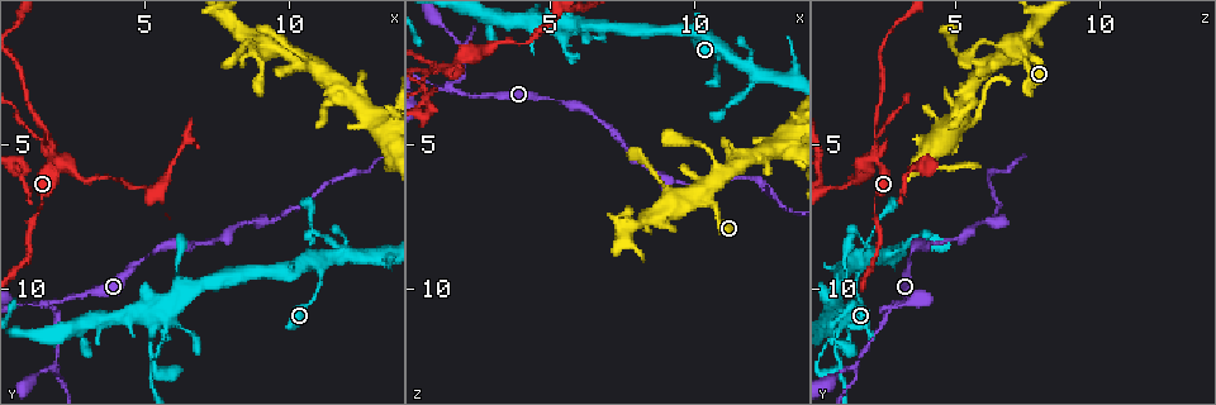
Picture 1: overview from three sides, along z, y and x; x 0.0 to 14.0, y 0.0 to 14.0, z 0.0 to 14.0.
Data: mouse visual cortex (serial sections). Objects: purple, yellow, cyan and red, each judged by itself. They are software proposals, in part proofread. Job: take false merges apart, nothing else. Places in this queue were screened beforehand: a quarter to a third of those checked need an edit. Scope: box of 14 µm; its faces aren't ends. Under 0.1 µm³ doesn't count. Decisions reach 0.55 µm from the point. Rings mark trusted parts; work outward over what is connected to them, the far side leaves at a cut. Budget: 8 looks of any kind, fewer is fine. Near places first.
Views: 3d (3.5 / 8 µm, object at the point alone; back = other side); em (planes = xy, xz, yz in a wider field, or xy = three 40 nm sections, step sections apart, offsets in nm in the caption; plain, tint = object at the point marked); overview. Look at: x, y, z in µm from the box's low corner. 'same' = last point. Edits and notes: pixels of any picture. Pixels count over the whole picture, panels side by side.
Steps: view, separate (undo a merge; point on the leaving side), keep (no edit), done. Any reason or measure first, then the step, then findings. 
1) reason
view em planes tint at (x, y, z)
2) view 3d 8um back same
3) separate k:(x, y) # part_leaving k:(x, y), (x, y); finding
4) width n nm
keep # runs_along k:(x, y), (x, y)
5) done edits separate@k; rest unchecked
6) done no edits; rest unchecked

sharp bend
view 3d 3.5um at (5.3, 12.5, 1.0)

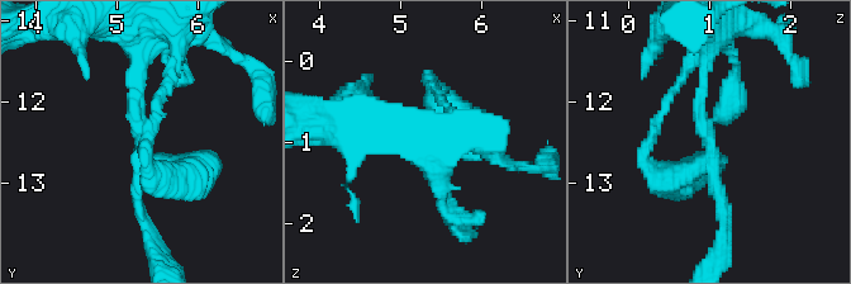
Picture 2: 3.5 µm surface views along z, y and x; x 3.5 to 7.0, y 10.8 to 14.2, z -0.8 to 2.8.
view em xy step 2 tint same

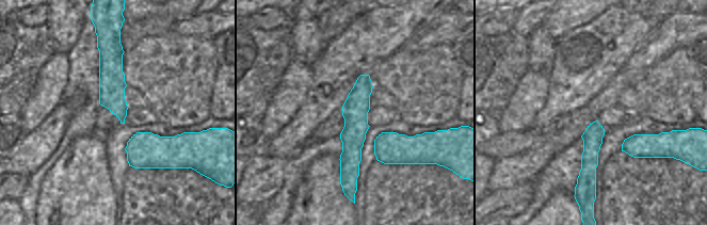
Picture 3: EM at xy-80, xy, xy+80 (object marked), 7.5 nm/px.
width 200 nm
keep # runs_along 3:(366, 77), (355, 108), (347, 183); all the same cell

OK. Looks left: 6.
two arms in line, one across
view 3d 3.5um at (1.5, 10.5, 3.0)

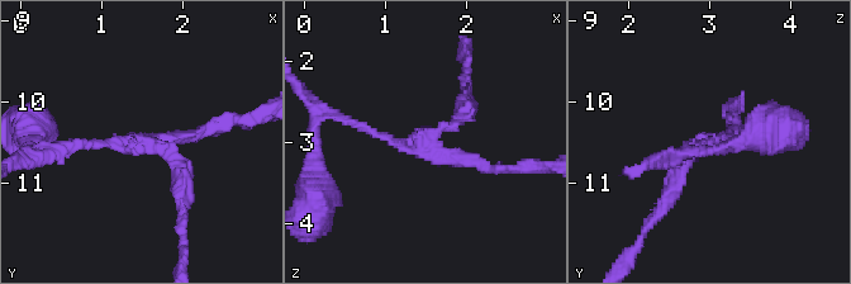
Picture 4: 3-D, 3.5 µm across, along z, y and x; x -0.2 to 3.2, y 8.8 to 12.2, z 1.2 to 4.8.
arms 3; arm_widths 100, 150, 200 nm
view em planes tint at (1.55, 10.50, 3.00)

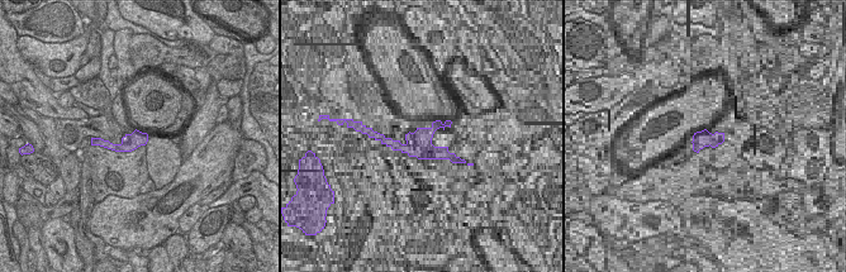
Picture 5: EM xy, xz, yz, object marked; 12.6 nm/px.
separate 4:(465, 102) # part_leaving 4:(446, 127), (465, 110), (465, 69); two cells meet here

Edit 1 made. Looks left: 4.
view overview

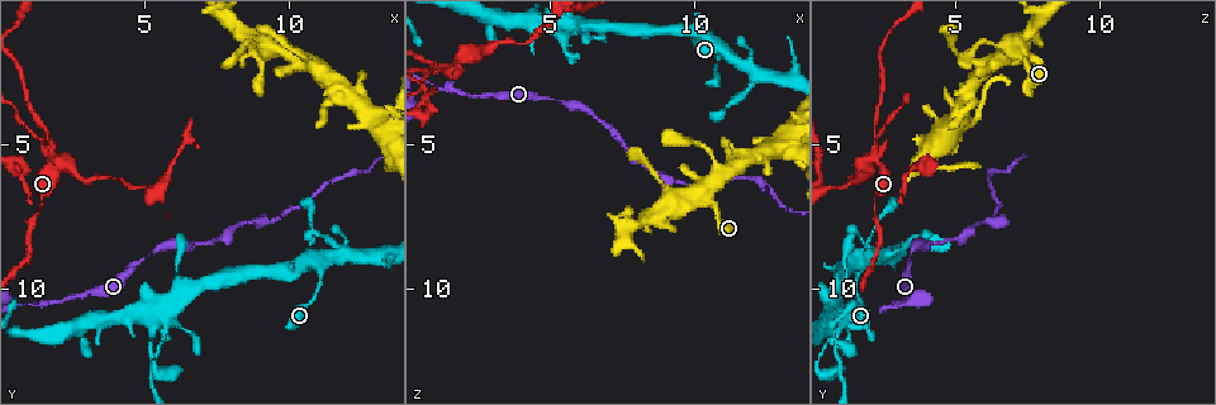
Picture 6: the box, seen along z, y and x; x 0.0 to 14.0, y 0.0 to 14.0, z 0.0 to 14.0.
thin neck
view 3d 8um back at (5.0, 9.0, 3.5)

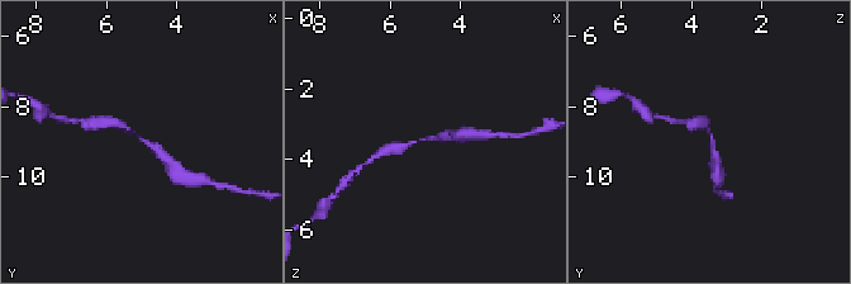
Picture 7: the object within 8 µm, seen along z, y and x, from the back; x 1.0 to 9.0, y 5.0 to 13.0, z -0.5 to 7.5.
zoom in
view 3d 3.5um at (5.2, 8.9, 3.5)

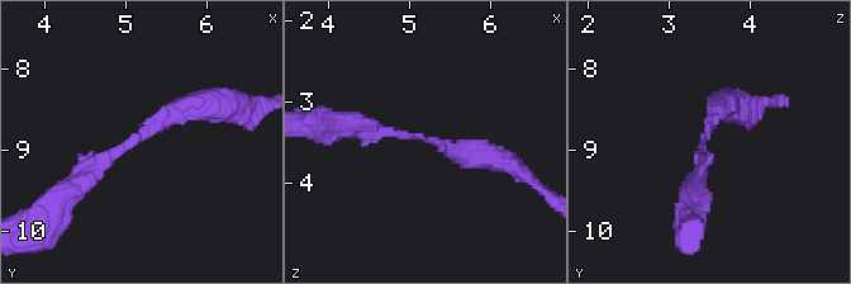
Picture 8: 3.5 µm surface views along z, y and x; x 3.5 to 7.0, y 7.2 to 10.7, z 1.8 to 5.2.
arm_widths 250, 250 nm
view em xy step 3 tint at (5.10, 8.90, 3.40)

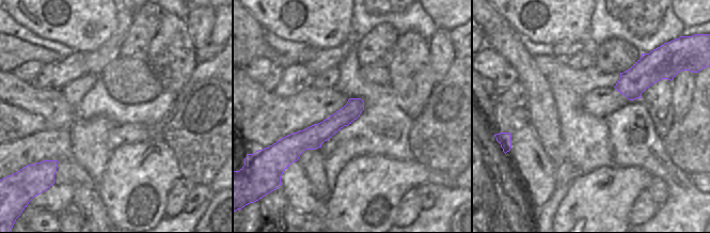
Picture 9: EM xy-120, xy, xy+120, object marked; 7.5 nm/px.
keep # one cell here

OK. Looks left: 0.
done edits separate@4; rest unchecked

